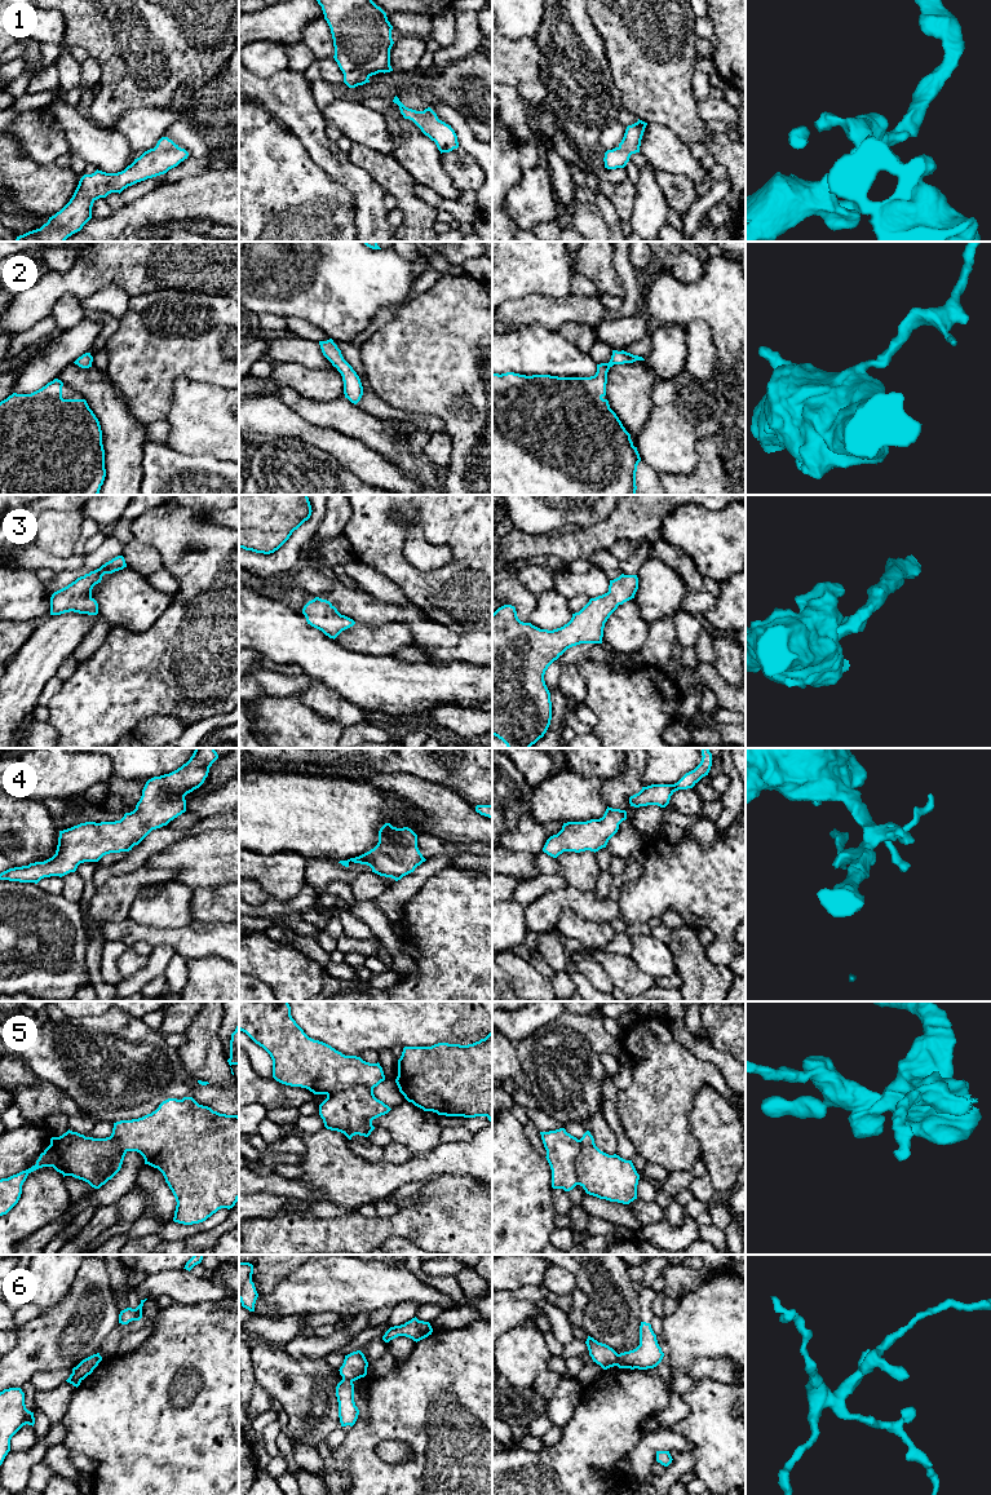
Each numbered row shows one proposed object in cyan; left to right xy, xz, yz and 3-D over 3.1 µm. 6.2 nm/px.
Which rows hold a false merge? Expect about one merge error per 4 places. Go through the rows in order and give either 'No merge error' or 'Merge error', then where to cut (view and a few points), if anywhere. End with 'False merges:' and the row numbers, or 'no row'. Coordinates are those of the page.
1: No merge error. No split
2: No merge error. No split
3: No merge error. No split
4: No merge error. No split
5: Merge error. Split along xz (372, 1088), (353, 1086), (327, 1096)
6: Merge error. Split along yz (619, 1354), (615, 1365)
False merges: 5, 6

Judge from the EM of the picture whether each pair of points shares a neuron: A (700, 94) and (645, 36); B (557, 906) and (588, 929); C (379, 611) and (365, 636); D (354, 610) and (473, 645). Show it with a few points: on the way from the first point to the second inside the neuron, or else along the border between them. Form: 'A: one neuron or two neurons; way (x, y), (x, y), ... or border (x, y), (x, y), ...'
A: two neurons; border (694, 69), (691, 88), (693, 98), (697, 102)
B: two neurons; border (592, 920), (571, 909), (565, 909), (554, 928)
C: two neurons; border (355, 622), (372, 626), (401, 623)
D: one neuron; way (384, 613), (407, 613), (432, 637), (443, 642)

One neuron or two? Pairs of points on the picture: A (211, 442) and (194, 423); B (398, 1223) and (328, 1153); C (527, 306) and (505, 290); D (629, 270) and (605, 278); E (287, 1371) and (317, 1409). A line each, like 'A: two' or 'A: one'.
A: one
B: two
C: two
D: two
E: one

